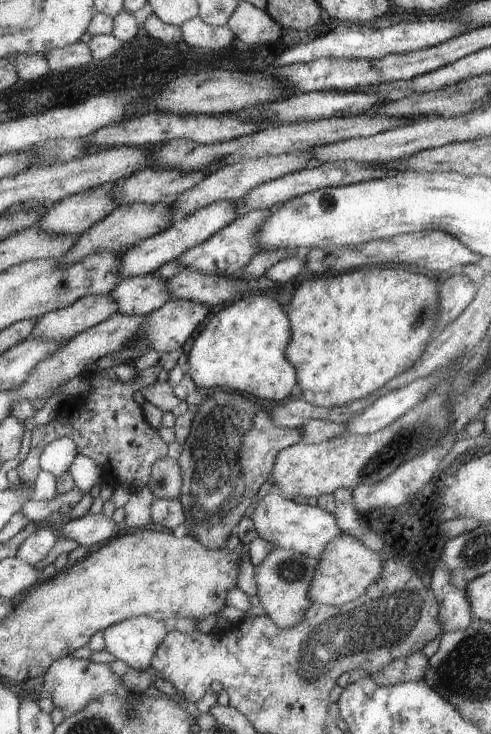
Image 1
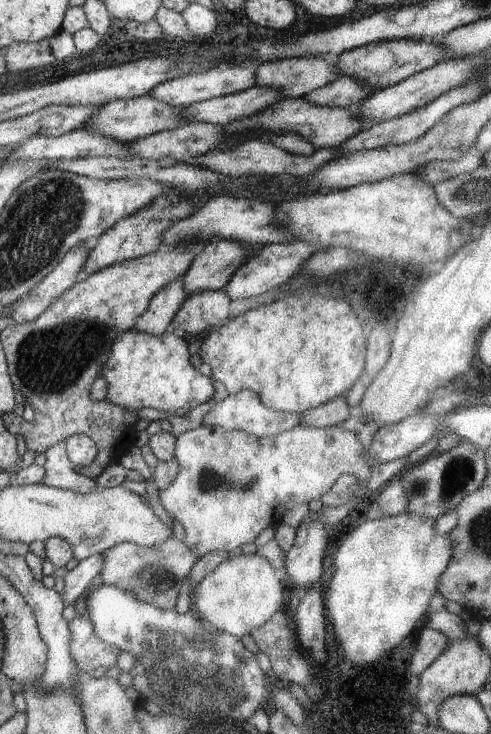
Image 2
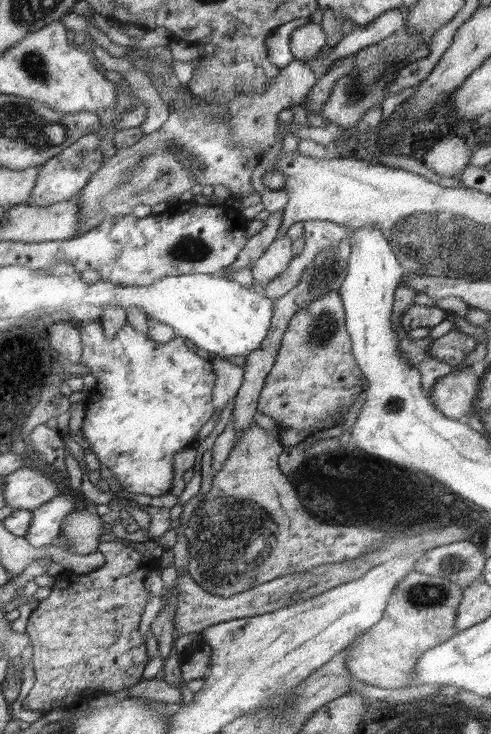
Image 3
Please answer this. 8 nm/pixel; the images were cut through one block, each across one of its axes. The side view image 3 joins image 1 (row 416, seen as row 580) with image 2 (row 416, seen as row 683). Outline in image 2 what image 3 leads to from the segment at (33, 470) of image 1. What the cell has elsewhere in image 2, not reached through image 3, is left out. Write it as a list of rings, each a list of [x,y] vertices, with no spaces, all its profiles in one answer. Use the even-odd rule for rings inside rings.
[[[163,241],[159,244],[158,250],[147,255],[118,262],[104,270],[92,272],[81,277],[74,287],[68,290],[48,308],[43,315],[38,316],[32,322],[24,324],[14,324],[3,331],[4,346],[7,351],[9,367],[12,378],[15,380],[15,387],[23,393],[26,398],[24,404],[30,404],[34,410],[34,420],[24,421],[22,416],[16,413],[4,415],[8,428],[16,434],[23,436],[27,443],[27,450],[35,453],[45,453],[48,448],[52,448],[58,442],[67,440],[72,435],[84,434],[89,436],[97,446],[97,455],[90,466],[77,467],[77,473],[86,475],[90,480],[94,480],[104,472],[104,468],[114,460],[116,450],[126,438],[134,438],[132,426],[137,423],[138,418],[128,412],[128,409],[120,408],[111,402],[96,401],[90,398],[90,390],[94,380],[103,372],[104,364],[111,356],[112,344],[126,330],[133,330],[135,320],[143,315],[143,312],[150,306],[150,302],[155,298],[156,292],[160,292],[166,284],[176,278],[183,278],[195,262],[196,254],[201,251],[201,247],[195,250],[186,250],[168,246]]]

